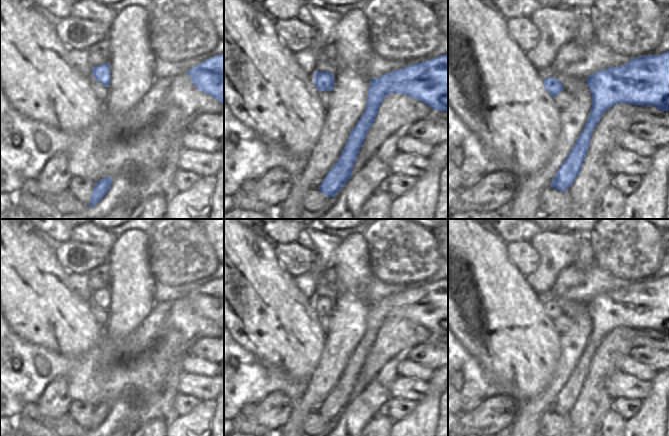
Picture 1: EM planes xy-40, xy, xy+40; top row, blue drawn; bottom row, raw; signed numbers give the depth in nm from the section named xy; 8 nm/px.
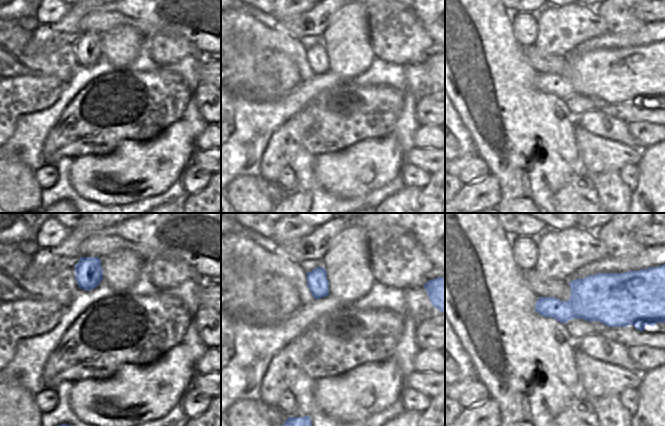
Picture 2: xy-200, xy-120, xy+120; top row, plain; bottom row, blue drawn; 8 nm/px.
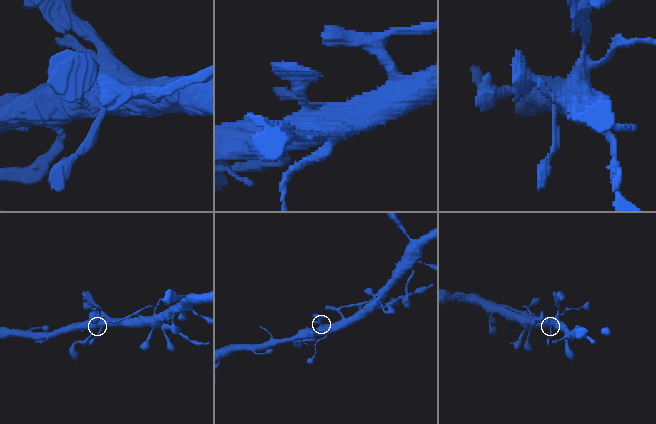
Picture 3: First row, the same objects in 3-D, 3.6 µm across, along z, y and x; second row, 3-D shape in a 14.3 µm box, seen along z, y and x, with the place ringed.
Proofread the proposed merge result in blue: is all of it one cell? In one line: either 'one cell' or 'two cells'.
one cell

